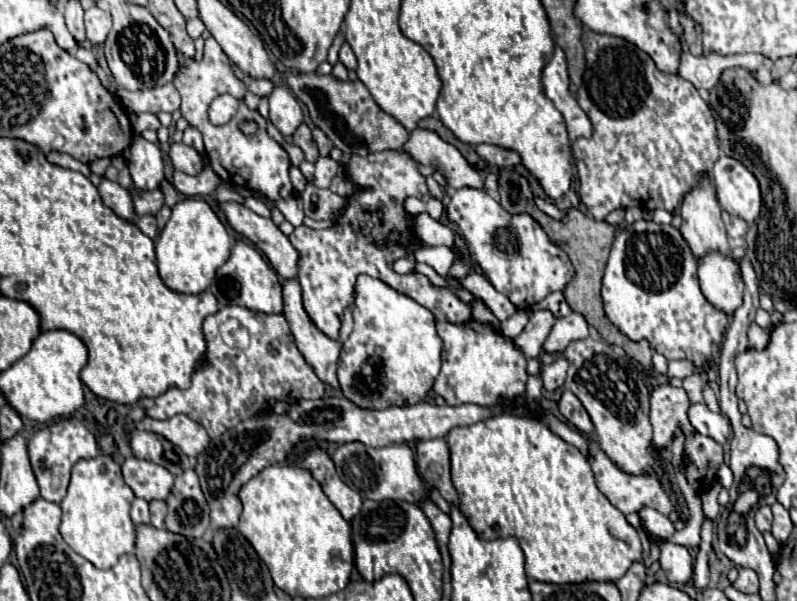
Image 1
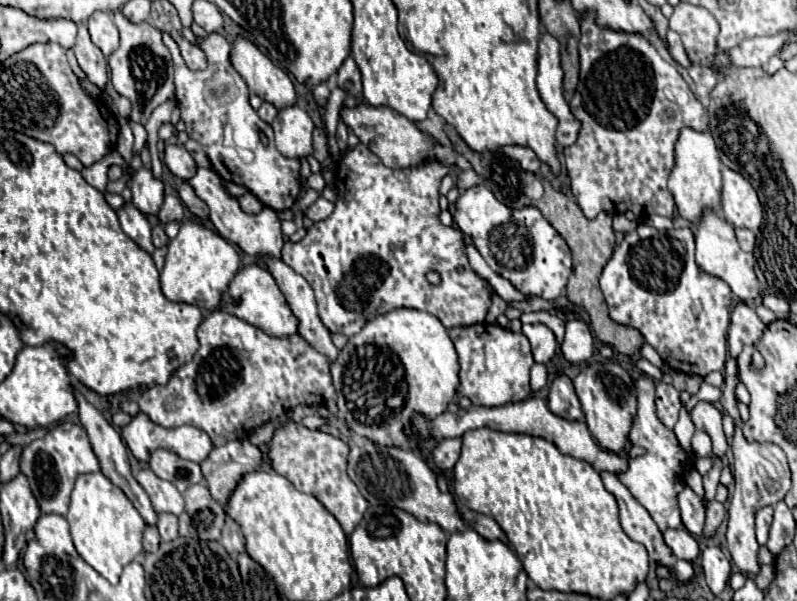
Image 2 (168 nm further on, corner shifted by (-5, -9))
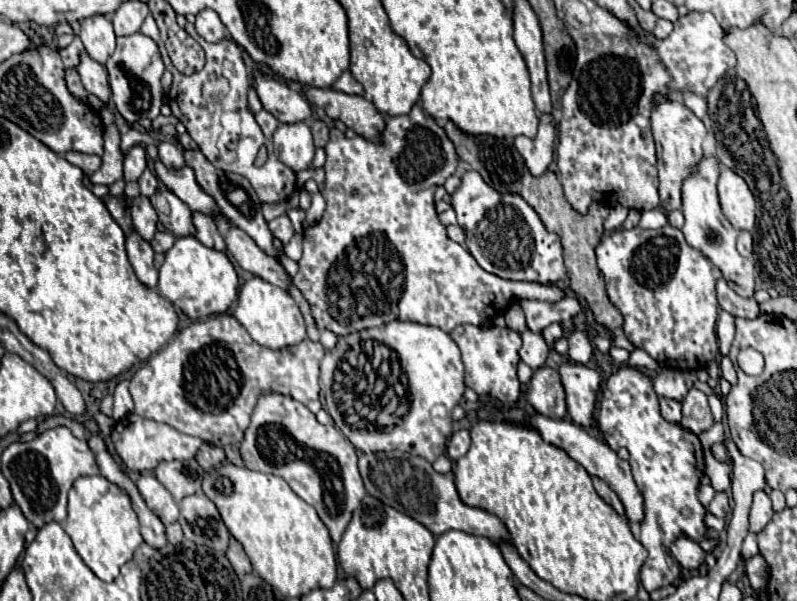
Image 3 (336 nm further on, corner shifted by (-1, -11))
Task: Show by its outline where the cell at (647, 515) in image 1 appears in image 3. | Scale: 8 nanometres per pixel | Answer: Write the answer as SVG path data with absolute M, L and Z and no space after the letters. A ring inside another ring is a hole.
M683 535L673 541L671 555L685 569L697 569L705 561L705 551L701 549L701 545L689 537L683 537Z

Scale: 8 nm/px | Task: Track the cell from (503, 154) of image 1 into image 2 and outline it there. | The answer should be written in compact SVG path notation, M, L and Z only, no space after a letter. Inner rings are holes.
M507 145L503 147L503 153L517 159L521 163L521 167L525 171L531 171L531 173L537 173L539 167L541 167L541 161L537 159L537 155L533 153L531 147L521 147L521 145Z

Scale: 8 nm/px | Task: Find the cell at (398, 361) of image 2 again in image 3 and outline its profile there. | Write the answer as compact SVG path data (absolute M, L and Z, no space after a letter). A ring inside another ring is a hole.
M401 319L389 321L377 329L367 329L359 335L361 339L357 345L351 345L351 339L341 339L321 361L321 385L329 415L343 435L363 453L399 449L433 463L445 453L445 445L451 435L451 411L461 401L465 391L459 347L449 333L439 327ZM371 411L377 411L375 423L371 423Z

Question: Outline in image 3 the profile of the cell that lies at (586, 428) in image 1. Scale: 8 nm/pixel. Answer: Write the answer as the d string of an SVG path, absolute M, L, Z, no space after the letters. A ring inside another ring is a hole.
M541 367L533 373L525 389L527 401L537 409L537 413L545 413L545 417L567 417L567 403L565 403L565 389L561 383L561 375L551 367Z

